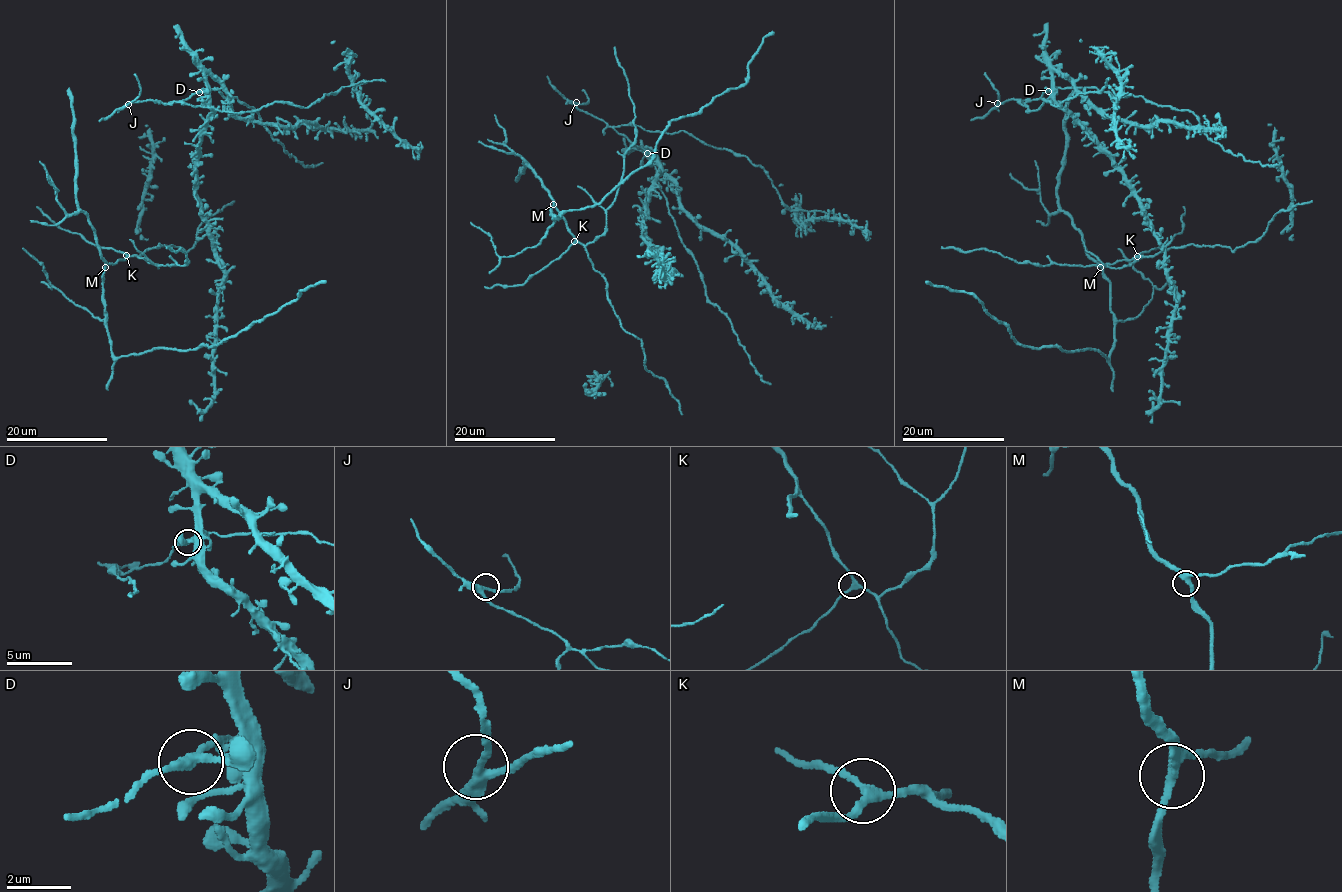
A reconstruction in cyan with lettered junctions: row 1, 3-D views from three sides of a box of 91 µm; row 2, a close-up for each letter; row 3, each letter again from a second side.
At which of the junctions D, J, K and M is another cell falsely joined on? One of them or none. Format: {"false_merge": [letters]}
{"false_merge": []}

